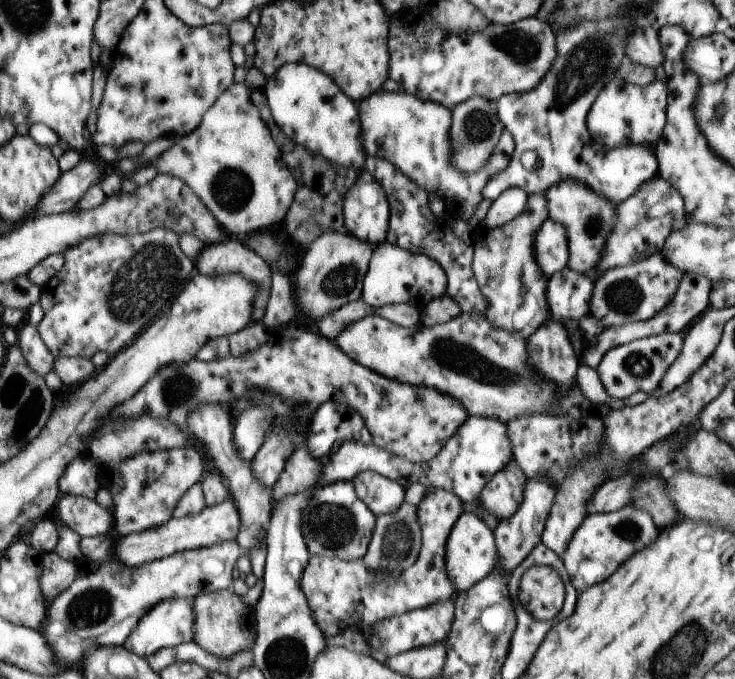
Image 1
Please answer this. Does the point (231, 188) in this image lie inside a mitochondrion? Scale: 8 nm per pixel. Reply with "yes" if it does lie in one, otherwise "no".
yes

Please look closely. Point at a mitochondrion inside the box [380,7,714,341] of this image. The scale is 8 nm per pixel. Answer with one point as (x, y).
(582, 70)

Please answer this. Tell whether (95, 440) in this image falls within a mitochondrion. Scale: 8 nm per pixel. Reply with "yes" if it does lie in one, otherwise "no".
no

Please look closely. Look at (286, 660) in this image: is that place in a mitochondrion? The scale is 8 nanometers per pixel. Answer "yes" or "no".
yes

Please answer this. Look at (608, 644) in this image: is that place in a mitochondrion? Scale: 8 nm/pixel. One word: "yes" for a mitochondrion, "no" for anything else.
no

